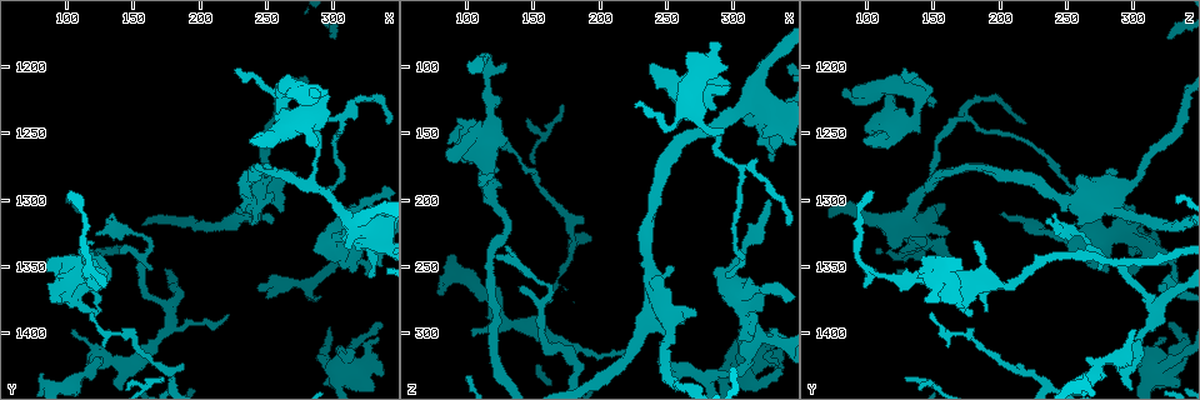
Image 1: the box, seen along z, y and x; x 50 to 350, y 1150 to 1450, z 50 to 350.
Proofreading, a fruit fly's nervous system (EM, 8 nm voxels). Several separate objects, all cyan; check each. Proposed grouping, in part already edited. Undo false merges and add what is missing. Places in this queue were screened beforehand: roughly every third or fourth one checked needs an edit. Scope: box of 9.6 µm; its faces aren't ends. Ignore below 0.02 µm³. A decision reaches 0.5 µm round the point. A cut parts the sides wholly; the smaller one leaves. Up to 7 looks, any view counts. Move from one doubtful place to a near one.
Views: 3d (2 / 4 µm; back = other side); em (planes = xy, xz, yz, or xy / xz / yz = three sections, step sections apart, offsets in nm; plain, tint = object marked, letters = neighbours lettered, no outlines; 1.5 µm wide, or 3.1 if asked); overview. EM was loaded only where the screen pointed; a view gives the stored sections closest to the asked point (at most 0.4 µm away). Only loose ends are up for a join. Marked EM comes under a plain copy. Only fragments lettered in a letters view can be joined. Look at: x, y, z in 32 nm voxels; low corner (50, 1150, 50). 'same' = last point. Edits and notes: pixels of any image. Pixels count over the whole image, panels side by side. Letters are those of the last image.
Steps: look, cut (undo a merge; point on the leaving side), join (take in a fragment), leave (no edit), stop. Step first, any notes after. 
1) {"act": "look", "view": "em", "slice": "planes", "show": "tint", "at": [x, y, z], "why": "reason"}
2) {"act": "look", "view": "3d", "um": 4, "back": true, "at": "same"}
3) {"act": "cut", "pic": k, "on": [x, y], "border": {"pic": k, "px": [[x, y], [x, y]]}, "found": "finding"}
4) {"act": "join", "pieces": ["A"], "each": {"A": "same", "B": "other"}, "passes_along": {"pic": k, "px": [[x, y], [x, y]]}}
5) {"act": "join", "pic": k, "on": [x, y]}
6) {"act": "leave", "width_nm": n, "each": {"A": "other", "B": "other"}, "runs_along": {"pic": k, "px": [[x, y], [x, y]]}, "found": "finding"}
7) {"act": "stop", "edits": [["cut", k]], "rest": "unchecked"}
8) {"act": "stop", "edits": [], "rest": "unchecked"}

{"act": "look", "view": "3d", "um": 4, "at": [298, 1428, 318], "why": "calibre changes"}

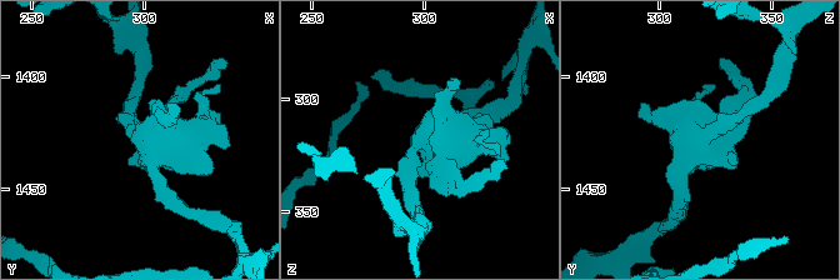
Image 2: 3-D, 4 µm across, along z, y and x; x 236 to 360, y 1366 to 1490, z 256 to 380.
{"act": "look", "view": "em", "slice": "planes", "show": "tint", "at": [298, 1426, 318], "why": "need the tissue"}

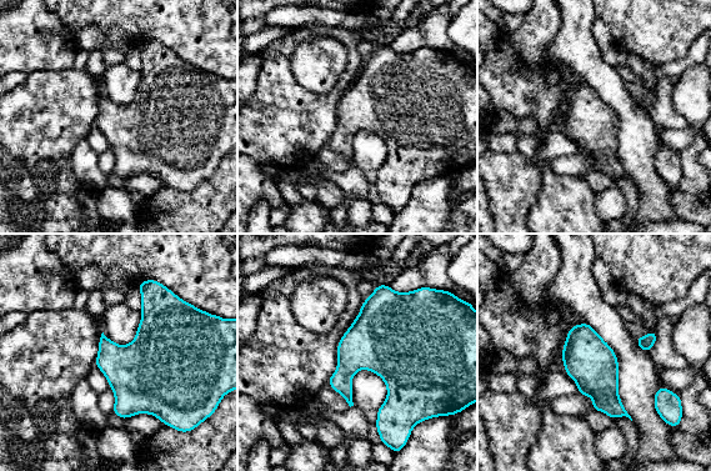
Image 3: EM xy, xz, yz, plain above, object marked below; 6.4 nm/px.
{"act": "look", "view": "em", "slice": "planes", "show": "letters", "at": "same", "why": "what lies round it"}

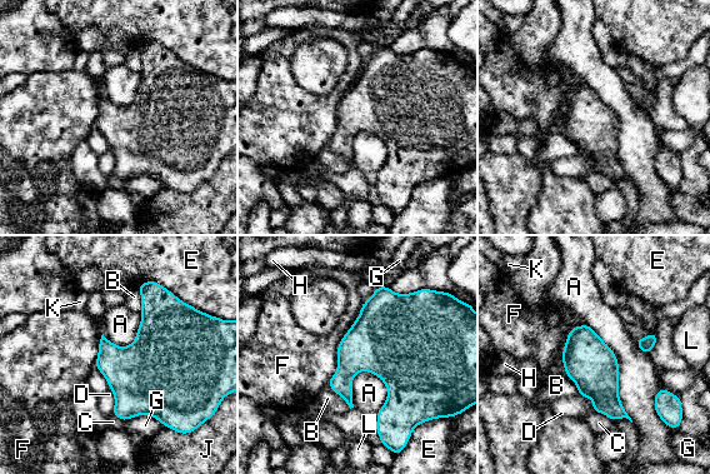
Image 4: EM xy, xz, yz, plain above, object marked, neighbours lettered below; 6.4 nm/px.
{"act": "leave", "width_nm": 320, "each": {"A": "other", "B": "other", "C": "other", "D": "other", "E": "other", "F": "other", "G": "other", "H": "other", "J": "other", "K": "other", "L": "other"}, "found": "all the same neuron"}

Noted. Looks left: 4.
{"act": "look", "view": "em", "slice": "xy", "step": 8, "show": "letters", "at": [244, 1368, 320], "why": "an open end"}

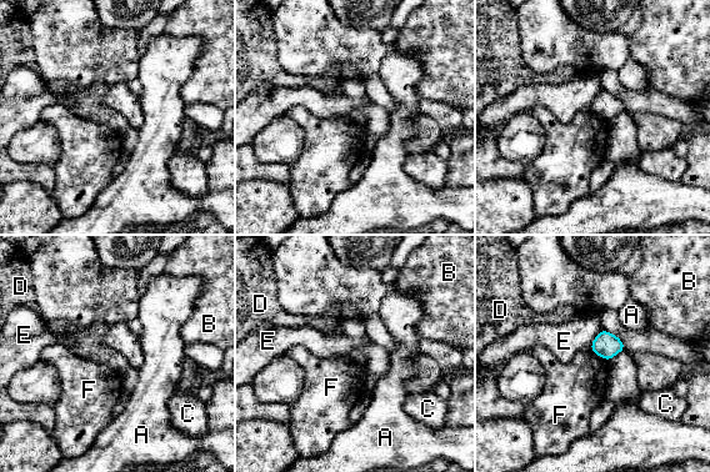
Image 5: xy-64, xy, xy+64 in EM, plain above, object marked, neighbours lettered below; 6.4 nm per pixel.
{"act": "look", "view": "em", "slice": "planes", "show": "letters", "at": "same"}

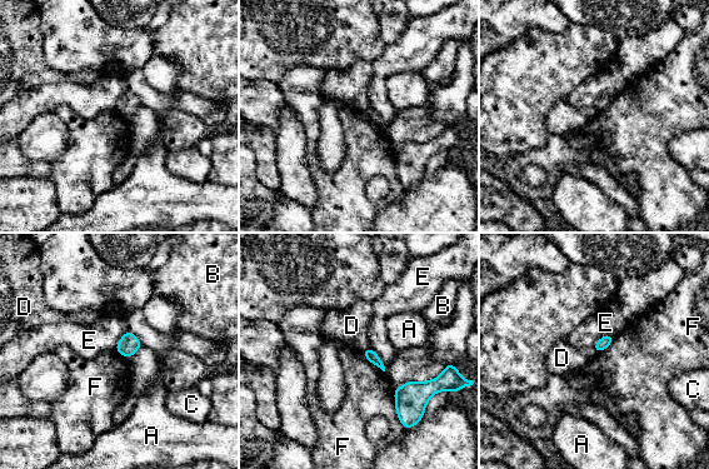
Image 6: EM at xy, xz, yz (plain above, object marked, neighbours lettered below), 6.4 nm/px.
{"act": "leave", "longest_contact_nm": ["F", 260], "each": {"A": "other", "B": "other", "C": "other", "D": "other", "E": "other", "F": "other"}, "border": {"pic": 6, "px": [[393, 389], [397, 419], [404, 428]]}, "found": "no lettered fragment goes on from it"}

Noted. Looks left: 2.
{"act": "look", "view": "em", "slice": "xy", "step": 8, "show": "tint", "at": [86, 1344, 172], "why": "branch stops here"}

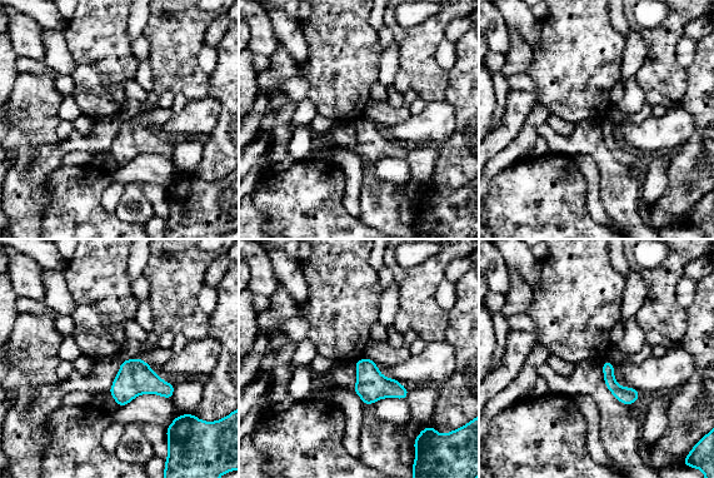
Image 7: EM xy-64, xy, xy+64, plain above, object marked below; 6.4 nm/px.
{"act": "look", "view": "em", "slice": "planes", "show": "letters", "at": "same"}

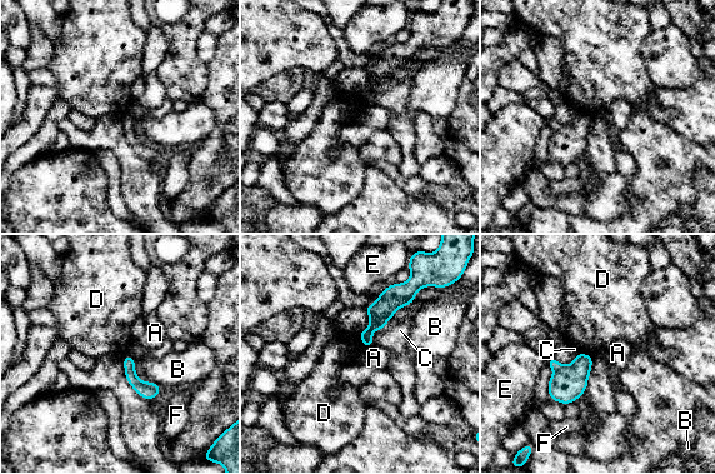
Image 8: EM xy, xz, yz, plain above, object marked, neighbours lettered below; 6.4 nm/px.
{"act": "leave", "longest_contact_nm": ["C", 160], "each": {"A": "other", "B": "other", "C": "other", "D": "other", "E": "other", "F": "other"}, "found": "no lettered fragment goes on from it"}

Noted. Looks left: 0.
{"act": "stop", "edits": [], "rest": "unchecked"}

